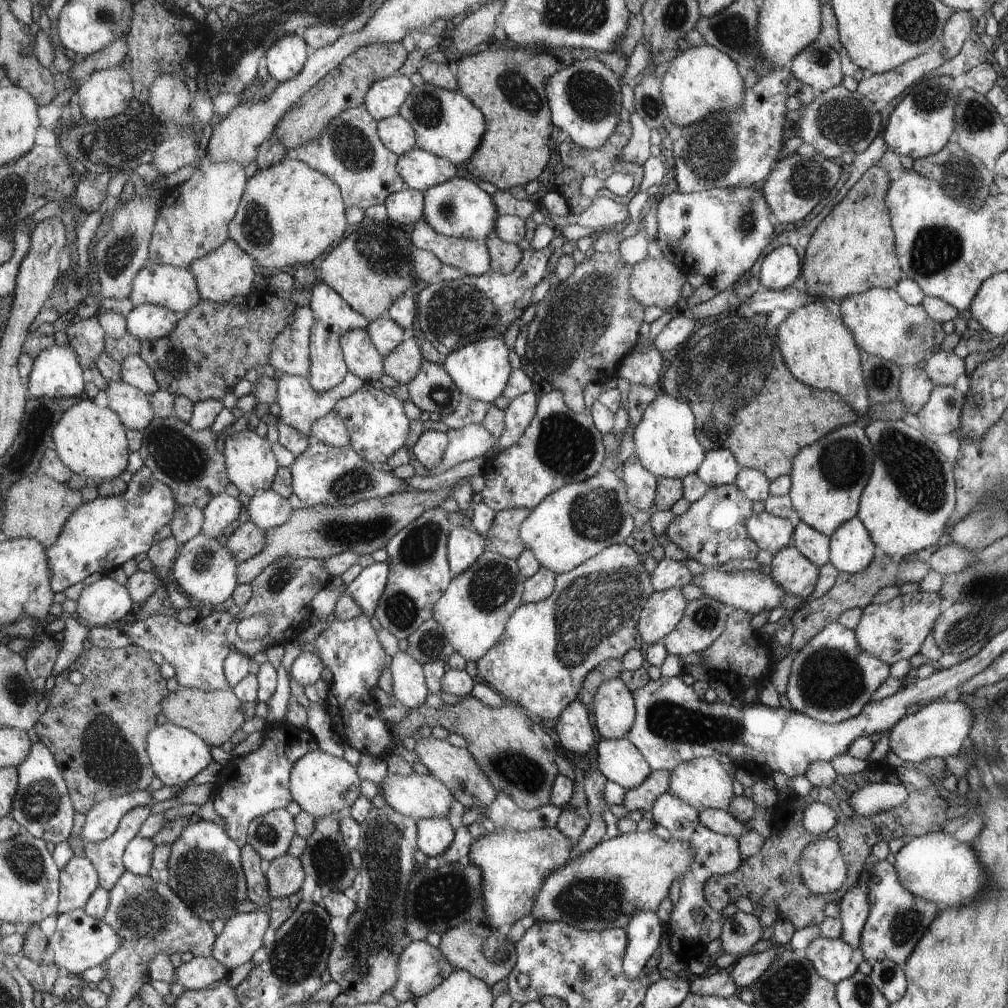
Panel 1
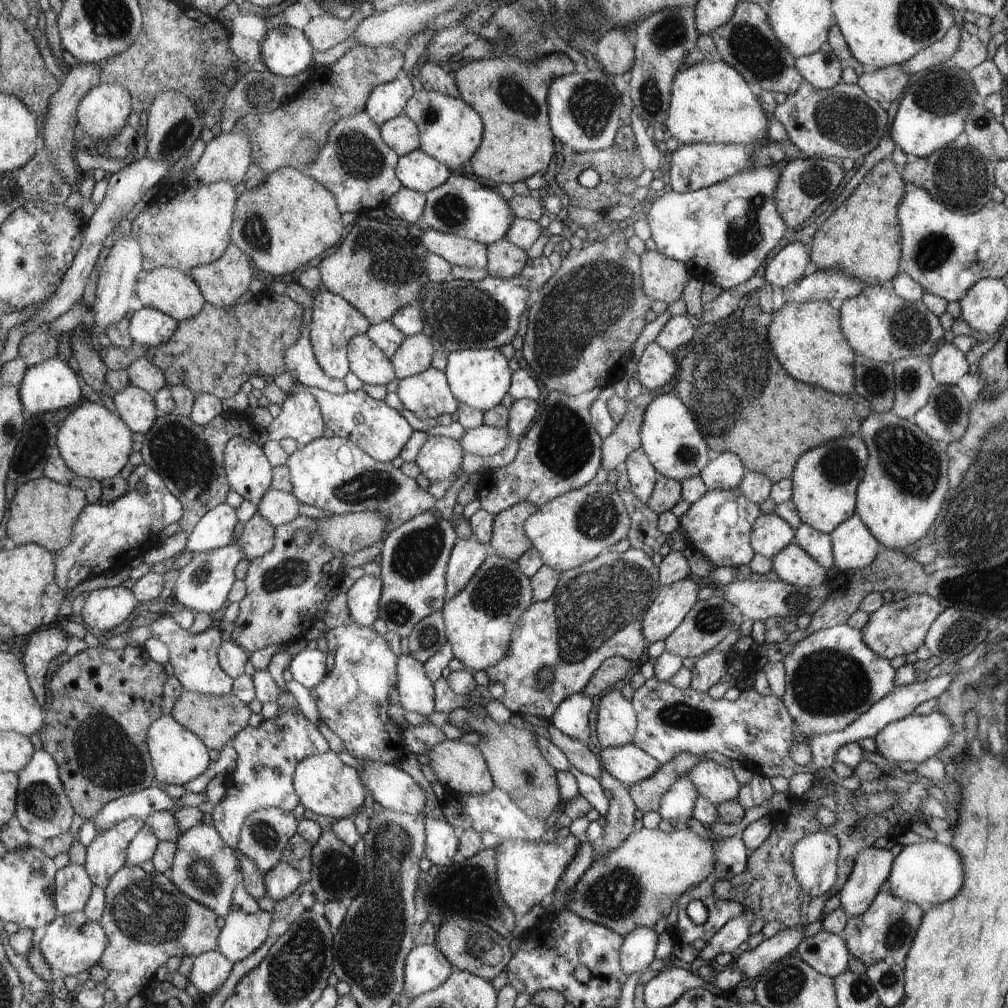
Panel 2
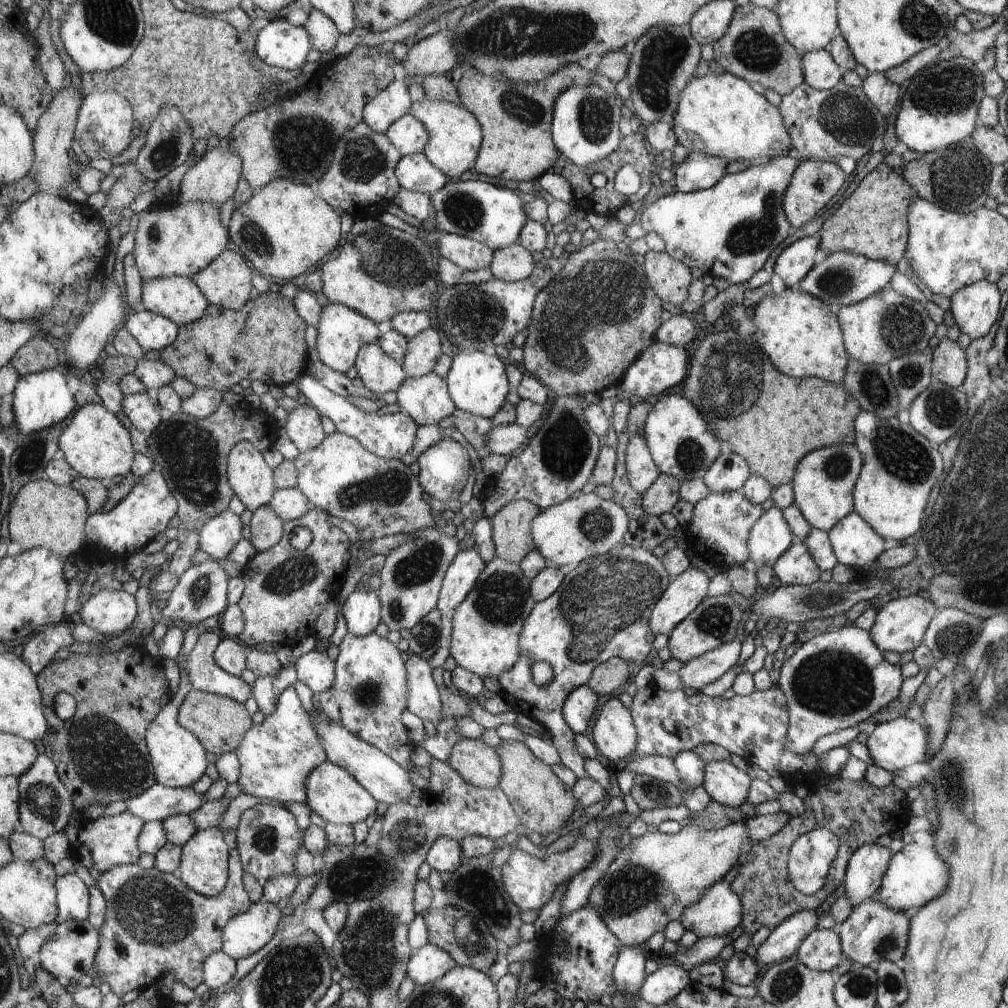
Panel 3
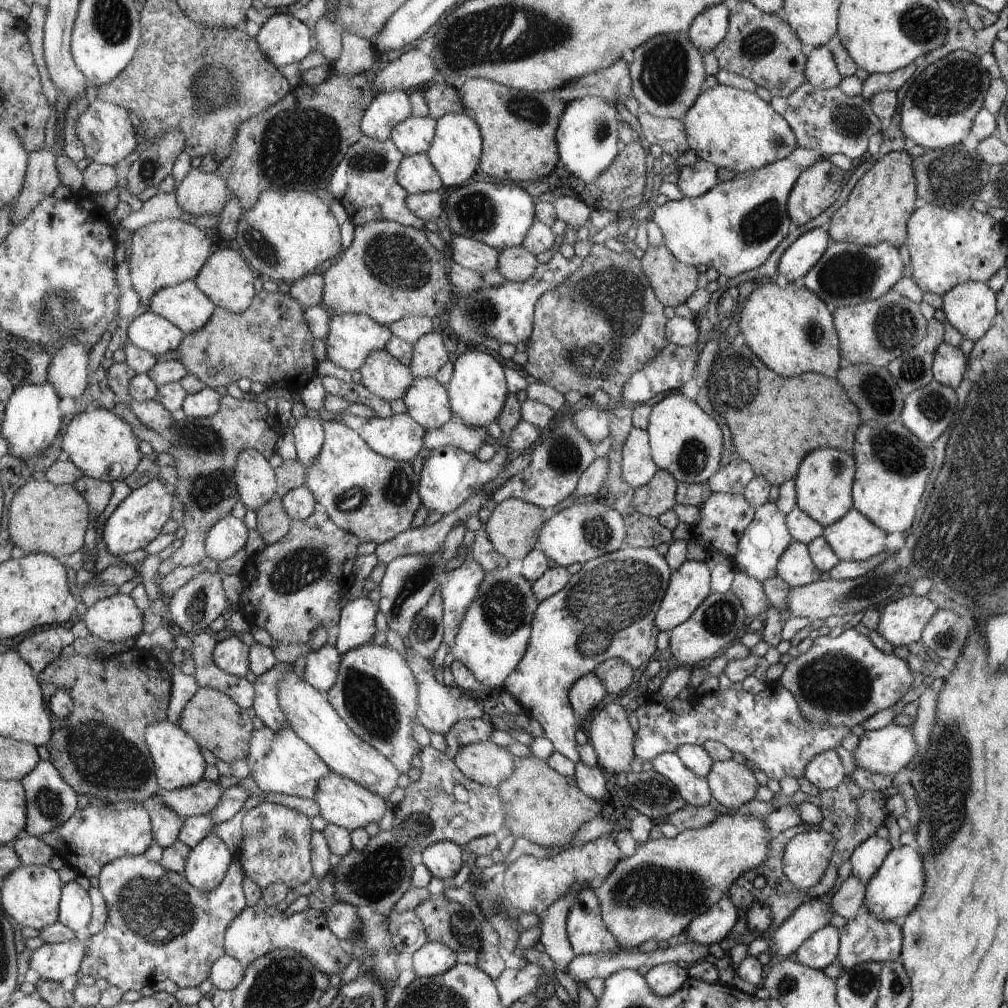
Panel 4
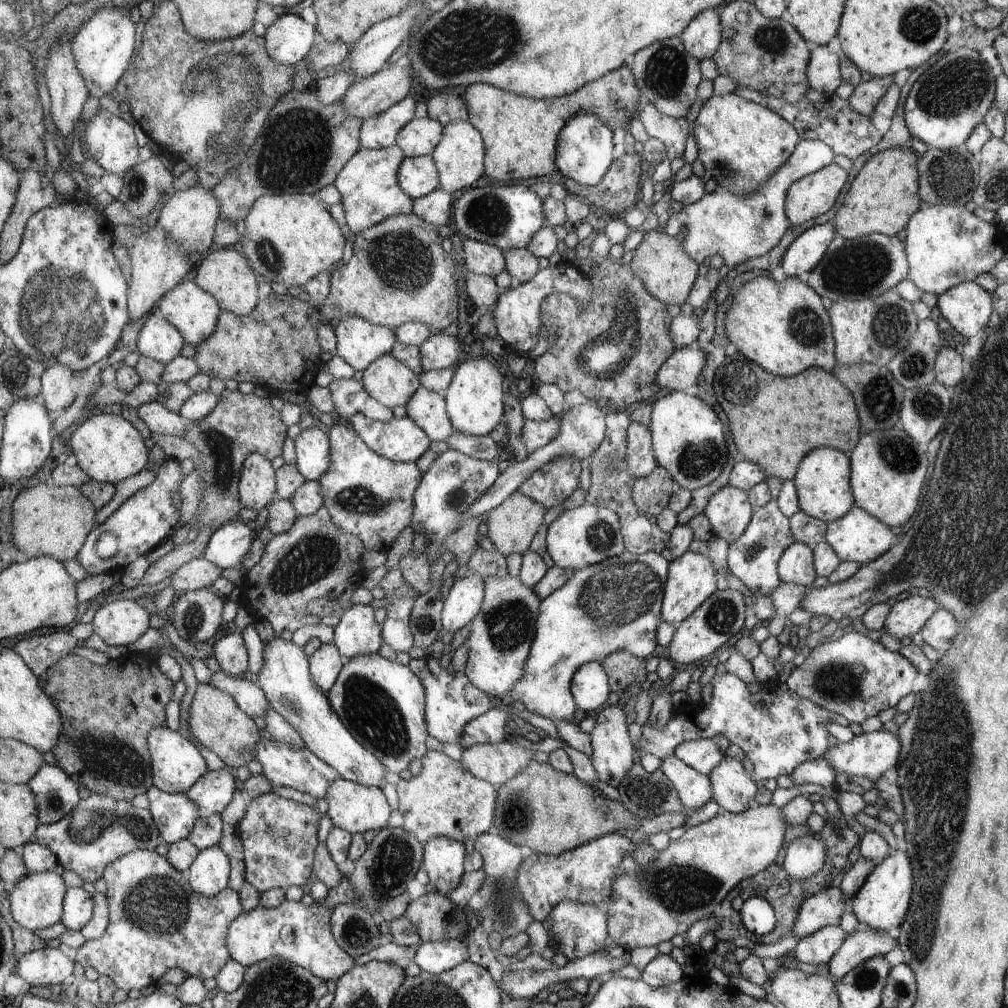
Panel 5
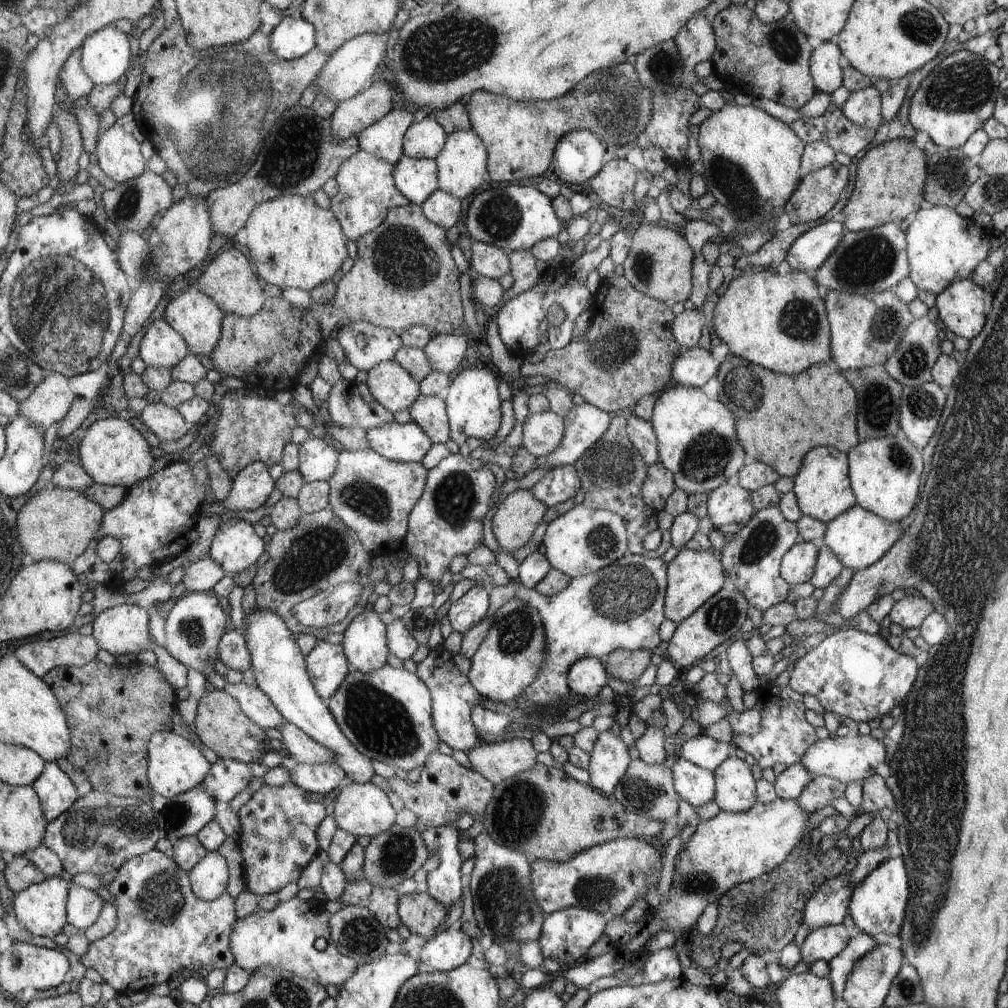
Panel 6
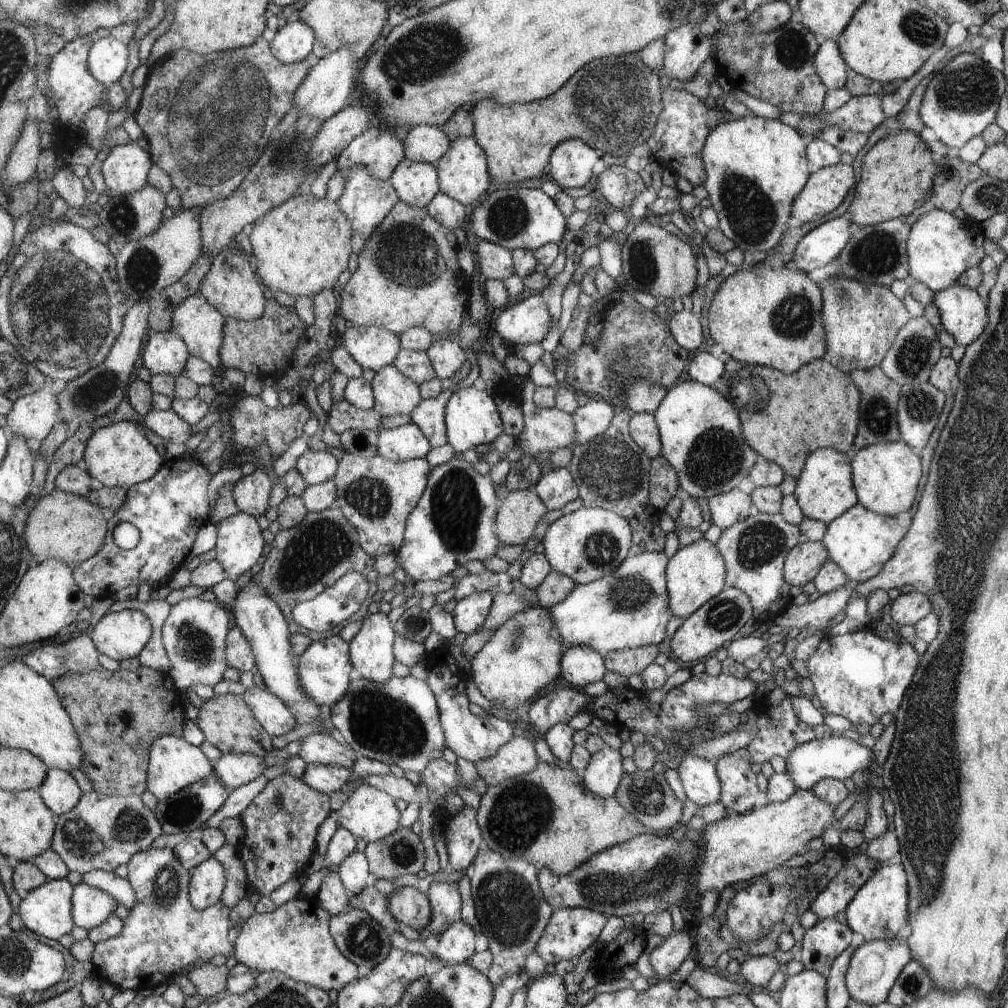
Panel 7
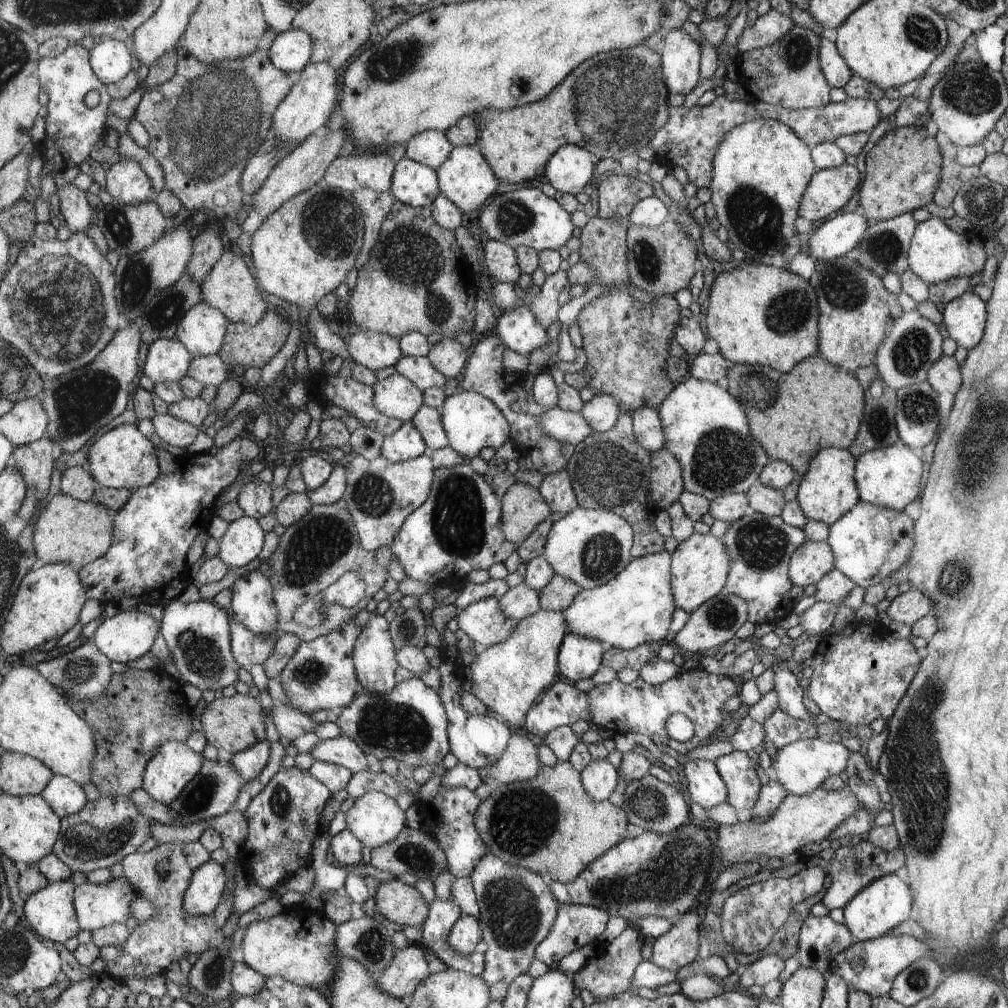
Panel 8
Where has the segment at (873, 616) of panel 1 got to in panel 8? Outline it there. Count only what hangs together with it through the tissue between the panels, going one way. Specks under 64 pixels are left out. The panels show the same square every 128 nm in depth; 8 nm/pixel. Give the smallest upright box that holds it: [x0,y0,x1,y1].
[886,588,933,626]

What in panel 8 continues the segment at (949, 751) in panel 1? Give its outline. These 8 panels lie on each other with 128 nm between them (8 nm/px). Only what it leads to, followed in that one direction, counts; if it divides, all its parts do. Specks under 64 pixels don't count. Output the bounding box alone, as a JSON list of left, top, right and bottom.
[771,738,851,796]

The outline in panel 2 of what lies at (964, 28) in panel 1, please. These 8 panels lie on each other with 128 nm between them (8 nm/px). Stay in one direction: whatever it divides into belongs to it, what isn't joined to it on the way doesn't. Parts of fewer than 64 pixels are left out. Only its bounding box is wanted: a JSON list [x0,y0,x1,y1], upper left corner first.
[902,25,960,76]

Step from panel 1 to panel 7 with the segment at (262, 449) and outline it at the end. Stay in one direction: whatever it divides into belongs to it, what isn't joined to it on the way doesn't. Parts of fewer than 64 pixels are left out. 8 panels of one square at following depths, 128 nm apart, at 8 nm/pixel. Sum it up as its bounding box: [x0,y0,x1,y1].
[232,468,272,518]

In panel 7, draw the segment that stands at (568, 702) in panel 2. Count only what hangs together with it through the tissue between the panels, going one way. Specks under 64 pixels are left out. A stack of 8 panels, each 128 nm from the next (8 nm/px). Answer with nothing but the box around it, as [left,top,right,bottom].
[562,646,607,689]

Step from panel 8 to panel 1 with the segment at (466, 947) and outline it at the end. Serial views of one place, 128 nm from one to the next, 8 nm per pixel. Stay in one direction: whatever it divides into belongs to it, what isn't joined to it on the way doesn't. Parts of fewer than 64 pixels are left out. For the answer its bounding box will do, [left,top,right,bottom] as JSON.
[391,941,456,1002]

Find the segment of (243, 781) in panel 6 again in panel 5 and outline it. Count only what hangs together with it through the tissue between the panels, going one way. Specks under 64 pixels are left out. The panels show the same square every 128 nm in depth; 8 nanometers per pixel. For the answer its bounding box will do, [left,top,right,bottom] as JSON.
[186,766,237,814]

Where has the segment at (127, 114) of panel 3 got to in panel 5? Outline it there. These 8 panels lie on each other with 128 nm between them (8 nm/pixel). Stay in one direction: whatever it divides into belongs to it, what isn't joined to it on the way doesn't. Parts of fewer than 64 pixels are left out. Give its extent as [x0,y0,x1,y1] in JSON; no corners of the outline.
[82,109,140,177]

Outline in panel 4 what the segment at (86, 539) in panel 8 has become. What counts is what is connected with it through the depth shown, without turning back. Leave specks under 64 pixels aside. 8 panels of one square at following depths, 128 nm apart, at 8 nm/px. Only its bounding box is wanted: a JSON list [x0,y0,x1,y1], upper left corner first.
[9,480,92,560]

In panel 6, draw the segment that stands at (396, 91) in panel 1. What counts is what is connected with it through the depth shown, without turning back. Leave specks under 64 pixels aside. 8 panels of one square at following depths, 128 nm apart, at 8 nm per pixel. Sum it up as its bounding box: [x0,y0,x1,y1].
[358,104,414,164]

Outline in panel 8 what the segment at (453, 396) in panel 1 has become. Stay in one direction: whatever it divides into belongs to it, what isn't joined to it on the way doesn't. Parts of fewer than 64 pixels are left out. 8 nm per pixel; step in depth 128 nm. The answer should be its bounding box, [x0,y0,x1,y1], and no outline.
[411,406,449,451]

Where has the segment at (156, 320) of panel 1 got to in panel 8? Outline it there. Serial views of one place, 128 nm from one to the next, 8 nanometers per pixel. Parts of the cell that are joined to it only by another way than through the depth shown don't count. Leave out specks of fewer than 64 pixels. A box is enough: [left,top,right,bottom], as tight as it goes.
[142,338,193,384]

